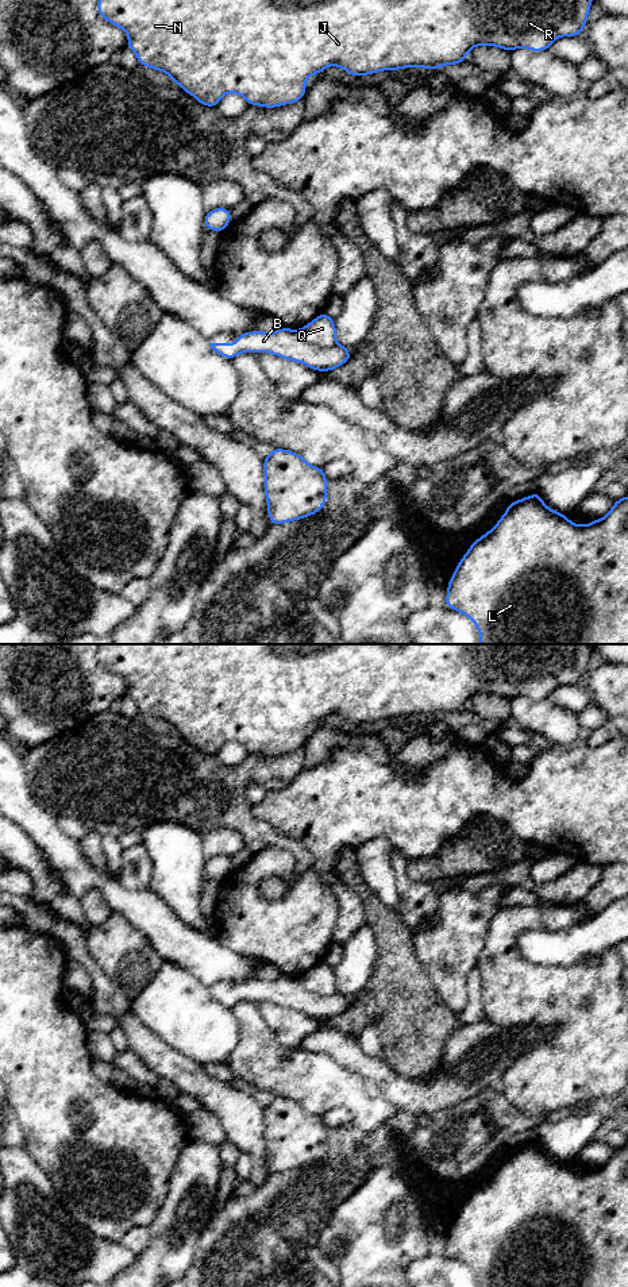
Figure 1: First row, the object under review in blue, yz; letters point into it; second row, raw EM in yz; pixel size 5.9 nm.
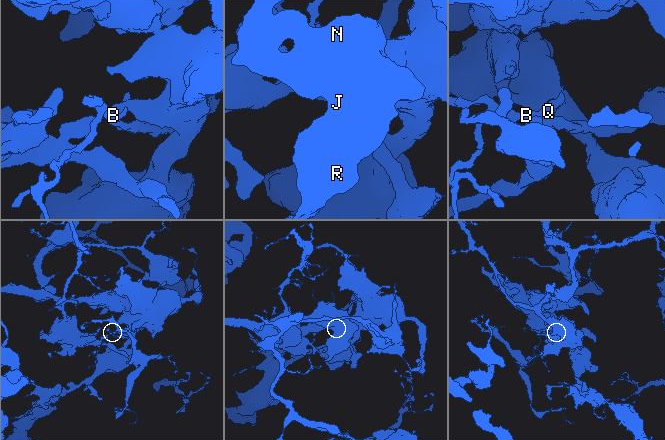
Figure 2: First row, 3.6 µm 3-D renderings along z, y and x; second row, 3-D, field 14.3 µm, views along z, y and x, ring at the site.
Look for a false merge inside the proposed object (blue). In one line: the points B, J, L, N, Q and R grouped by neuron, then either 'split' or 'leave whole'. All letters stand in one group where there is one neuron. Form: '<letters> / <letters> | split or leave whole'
B / J L N Q R | split

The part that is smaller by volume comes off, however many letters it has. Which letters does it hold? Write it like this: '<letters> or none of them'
B

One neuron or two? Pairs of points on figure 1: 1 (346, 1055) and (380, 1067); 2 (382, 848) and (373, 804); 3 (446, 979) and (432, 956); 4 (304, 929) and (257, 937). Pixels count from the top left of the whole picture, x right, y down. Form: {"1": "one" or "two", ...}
{"1": "one", "2": "two", "3": "one", "4": "one"}

